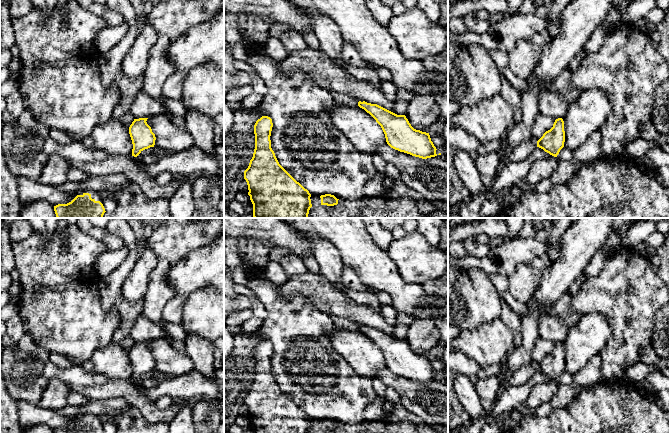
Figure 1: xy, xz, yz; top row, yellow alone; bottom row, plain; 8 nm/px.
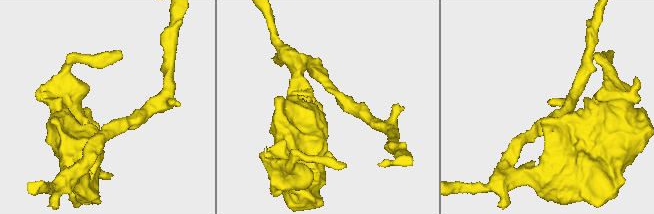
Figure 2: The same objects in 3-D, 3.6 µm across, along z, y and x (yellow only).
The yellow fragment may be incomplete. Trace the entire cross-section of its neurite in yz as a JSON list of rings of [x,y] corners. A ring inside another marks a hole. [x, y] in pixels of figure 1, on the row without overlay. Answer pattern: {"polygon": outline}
{"polygon": [[[562,342],[555,344],[553,351],[546,355],[537,365],[537,371],[543,373],[550,379],[557,381],[560,374],[564,371],[565,355]]]}

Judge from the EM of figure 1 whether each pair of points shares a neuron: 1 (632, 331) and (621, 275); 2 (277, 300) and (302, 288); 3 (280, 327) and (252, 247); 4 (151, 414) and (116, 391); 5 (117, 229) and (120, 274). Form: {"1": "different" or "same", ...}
{"1": "same", "2": "different", "3": "different", "4": "same", "5": "same"}

